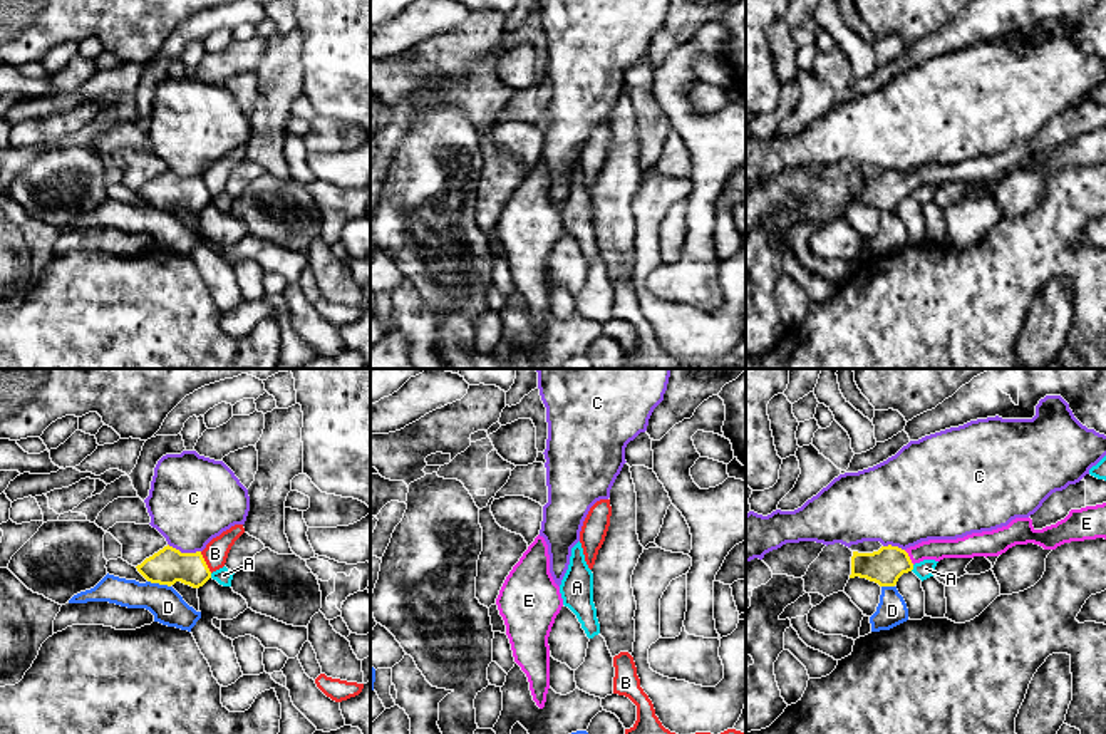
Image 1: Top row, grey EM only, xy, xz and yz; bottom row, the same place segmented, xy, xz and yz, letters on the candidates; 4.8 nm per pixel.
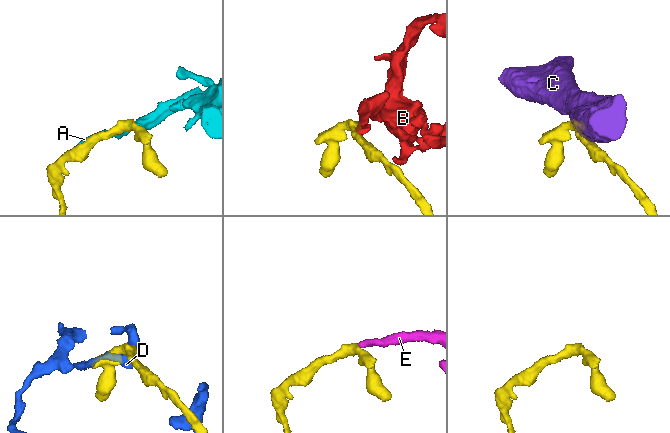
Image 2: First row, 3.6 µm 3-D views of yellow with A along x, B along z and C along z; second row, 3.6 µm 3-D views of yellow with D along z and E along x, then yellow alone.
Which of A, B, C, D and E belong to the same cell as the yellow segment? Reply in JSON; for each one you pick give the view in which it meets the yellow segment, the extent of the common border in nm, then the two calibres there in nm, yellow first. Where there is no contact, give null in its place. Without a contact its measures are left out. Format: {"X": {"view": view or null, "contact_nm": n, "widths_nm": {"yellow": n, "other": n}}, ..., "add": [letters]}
{"E": {"view": "yz", "contact_nm": 90, "widths_nm": {"yellow": 170, "other": 100}}, "add": ["E"]}

